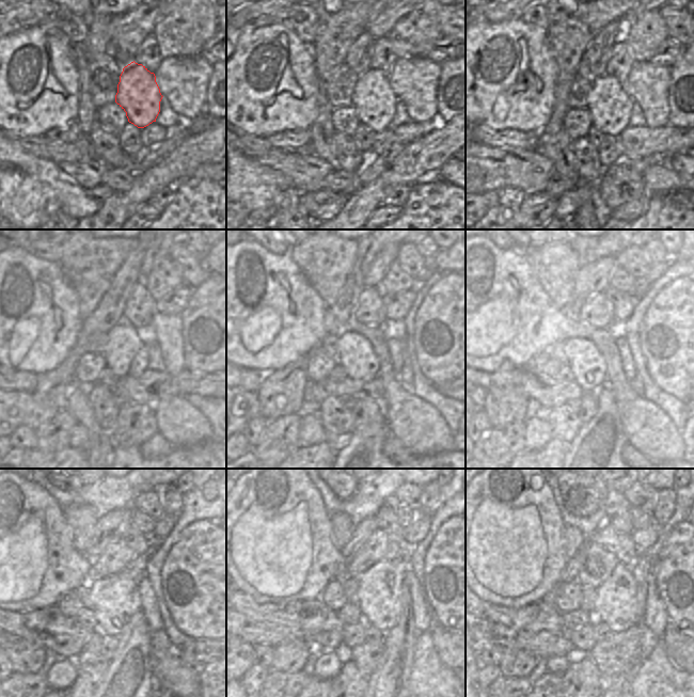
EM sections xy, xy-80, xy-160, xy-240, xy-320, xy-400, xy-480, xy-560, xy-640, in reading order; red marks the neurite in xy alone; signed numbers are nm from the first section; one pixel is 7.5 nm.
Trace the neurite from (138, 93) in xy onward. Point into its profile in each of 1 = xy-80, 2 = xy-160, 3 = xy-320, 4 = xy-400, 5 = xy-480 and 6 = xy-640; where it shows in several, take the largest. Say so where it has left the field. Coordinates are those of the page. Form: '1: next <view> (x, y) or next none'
1: next xy-80 (374, 100)
2: next xy-160 (610, 106)
3: next xy-320 (357, 357)
4: next xy-400 (585, 361)
5: next xy-480 (115, 599)
6: next xy-640 (616, 606)

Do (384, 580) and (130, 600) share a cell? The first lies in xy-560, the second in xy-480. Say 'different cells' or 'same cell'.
same cell

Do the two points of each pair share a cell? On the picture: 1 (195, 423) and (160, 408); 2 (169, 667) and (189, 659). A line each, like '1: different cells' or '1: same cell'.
1: same cell
2: different cells

